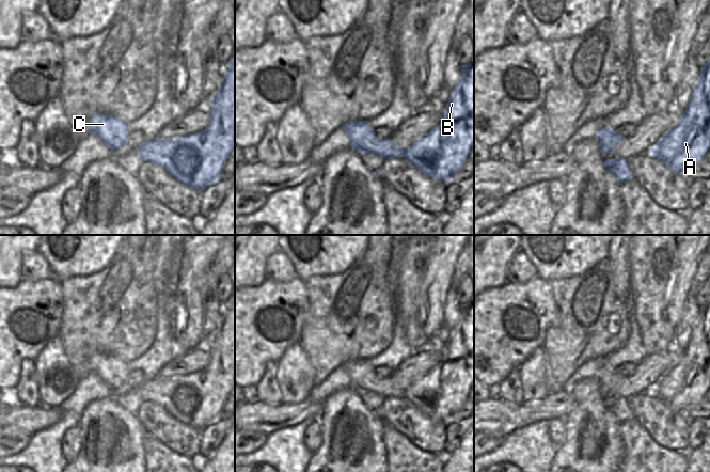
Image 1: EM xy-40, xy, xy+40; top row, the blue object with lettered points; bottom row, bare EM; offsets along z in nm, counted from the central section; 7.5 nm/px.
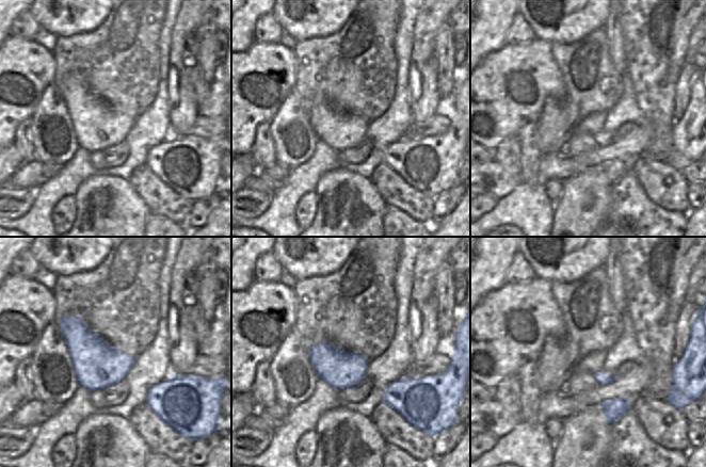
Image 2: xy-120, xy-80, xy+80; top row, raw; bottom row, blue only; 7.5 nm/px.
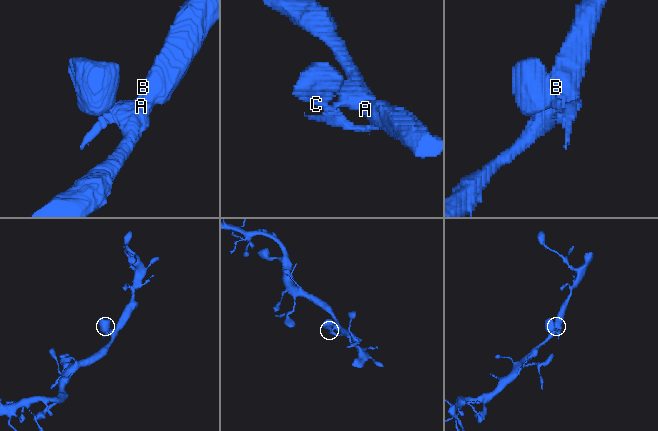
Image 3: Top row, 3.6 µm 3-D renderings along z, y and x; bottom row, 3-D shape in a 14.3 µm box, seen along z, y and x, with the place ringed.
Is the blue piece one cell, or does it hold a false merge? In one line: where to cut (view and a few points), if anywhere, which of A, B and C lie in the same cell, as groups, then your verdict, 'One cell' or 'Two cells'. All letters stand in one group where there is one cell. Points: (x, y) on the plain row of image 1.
No split. Groups: A B C. One cell.

